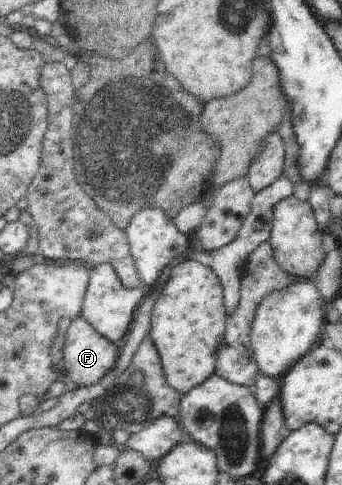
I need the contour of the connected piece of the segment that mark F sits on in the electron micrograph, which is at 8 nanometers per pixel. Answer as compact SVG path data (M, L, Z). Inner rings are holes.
M79 316L77 320L71 322L65 337L64 373L75 384L80 387L96 384L109 370L117 366L116 362L119 357L120 345L103 338L85 318Z

